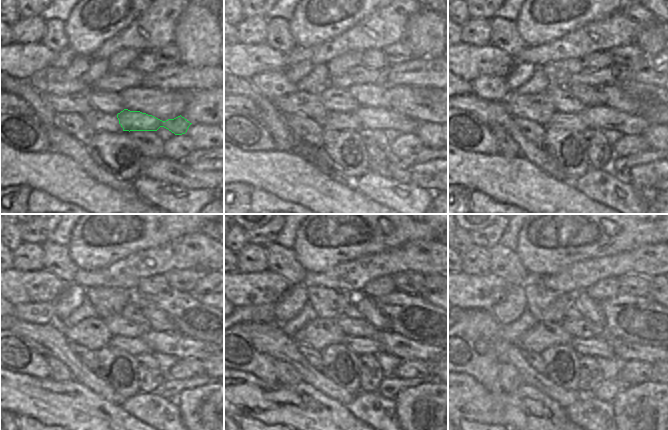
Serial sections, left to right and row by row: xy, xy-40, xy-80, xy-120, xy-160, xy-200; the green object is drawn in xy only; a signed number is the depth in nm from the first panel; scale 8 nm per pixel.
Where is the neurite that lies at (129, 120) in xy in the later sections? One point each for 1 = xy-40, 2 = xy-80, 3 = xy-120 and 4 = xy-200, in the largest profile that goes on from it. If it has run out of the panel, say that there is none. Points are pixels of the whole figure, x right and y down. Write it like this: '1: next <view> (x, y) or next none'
1: next xy-40 (381, 118)
2: next xy-80 (601, 117)
3: next xy-120 (175, 344)
4: next xy-200 (622, 348)

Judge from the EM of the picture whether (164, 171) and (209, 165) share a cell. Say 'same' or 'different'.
different

